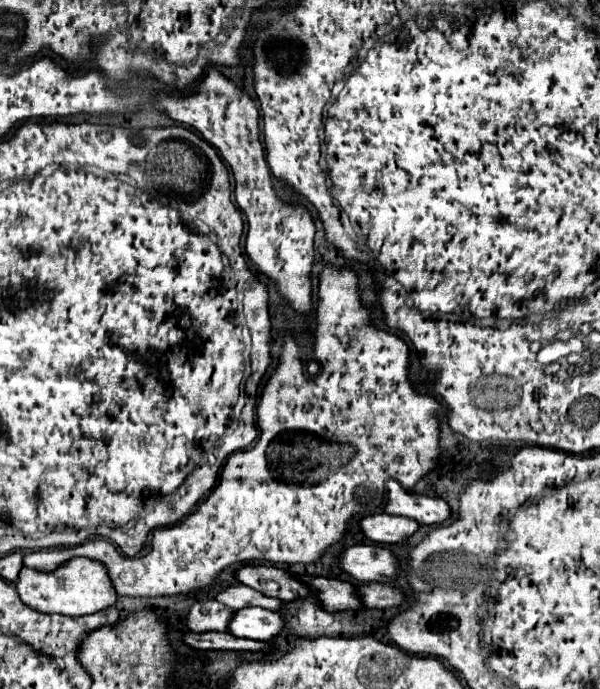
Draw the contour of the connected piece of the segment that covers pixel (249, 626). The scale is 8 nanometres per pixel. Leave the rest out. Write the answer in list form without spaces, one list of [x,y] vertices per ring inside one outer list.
[[[246,607],[234,615],[228,631],[244,639],[272,641],[284,631],[284,627],[286,627],[286,619],[280,613],[262,607]]]

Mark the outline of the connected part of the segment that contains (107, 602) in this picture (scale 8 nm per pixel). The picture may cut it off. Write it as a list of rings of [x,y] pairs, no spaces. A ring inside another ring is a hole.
[[[74,557],[62,563],[54,571],[38,571],[38,569],[22,567],[20,577],[16,581],[16,589],[22,603],[26,603],[28,607],[40,613],[60,613],[60,615],[70,615],[70,617],[102,611],[104,607],[114,605],[118,599],[116,589],[112,589],[112,581],[108,579],[108,571],[104,563],[94,563],[92,559],[84,559],[84,557]]]

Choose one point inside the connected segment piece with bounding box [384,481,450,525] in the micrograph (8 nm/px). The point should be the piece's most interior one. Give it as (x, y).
(426, 510)

